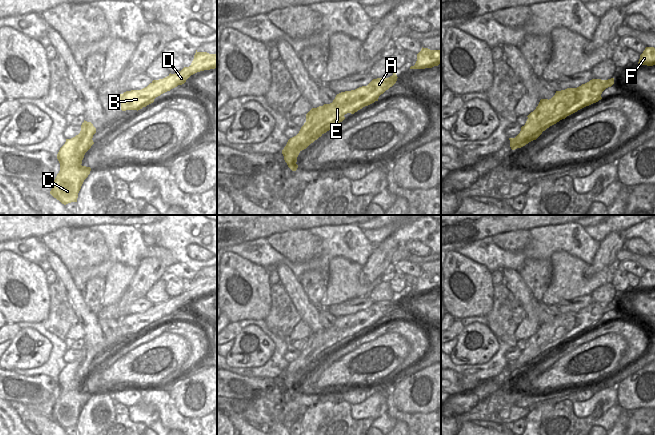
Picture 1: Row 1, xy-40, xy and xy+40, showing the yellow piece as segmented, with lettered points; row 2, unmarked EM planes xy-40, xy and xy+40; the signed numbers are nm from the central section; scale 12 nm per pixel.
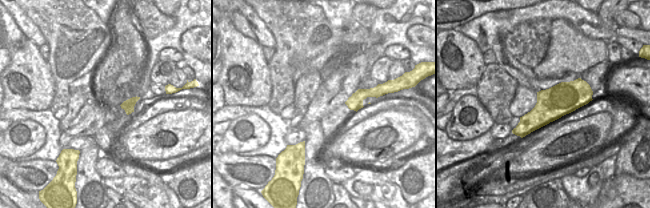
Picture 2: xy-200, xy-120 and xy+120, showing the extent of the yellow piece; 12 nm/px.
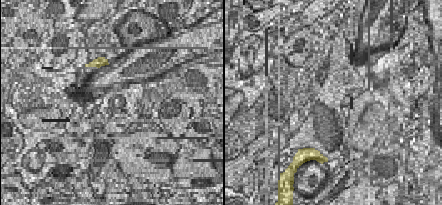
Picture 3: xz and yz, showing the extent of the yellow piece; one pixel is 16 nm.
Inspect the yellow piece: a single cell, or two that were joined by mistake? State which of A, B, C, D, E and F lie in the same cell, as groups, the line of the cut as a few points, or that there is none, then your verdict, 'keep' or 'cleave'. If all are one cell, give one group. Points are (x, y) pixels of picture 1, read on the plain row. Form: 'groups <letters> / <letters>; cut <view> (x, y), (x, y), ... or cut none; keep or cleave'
groups A B C D E F; cut none; keep

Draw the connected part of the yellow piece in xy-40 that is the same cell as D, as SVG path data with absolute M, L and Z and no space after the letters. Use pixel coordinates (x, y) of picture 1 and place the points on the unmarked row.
M198 276L189 291L184 291L175 298L159 304L153 304L147 311L141 314L126 315L117 319L117 324L121 327L121 334L140 334L154 326L154 323L171 313L182 309L193 298L217 292L217 278Z

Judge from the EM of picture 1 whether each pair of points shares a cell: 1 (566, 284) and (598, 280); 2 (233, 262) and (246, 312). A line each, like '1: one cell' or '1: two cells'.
1: one cell
2: one cell

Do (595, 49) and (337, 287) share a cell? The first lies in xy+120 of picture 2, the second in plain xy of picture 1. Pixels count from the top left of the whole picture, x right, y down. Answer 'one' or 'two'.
one

